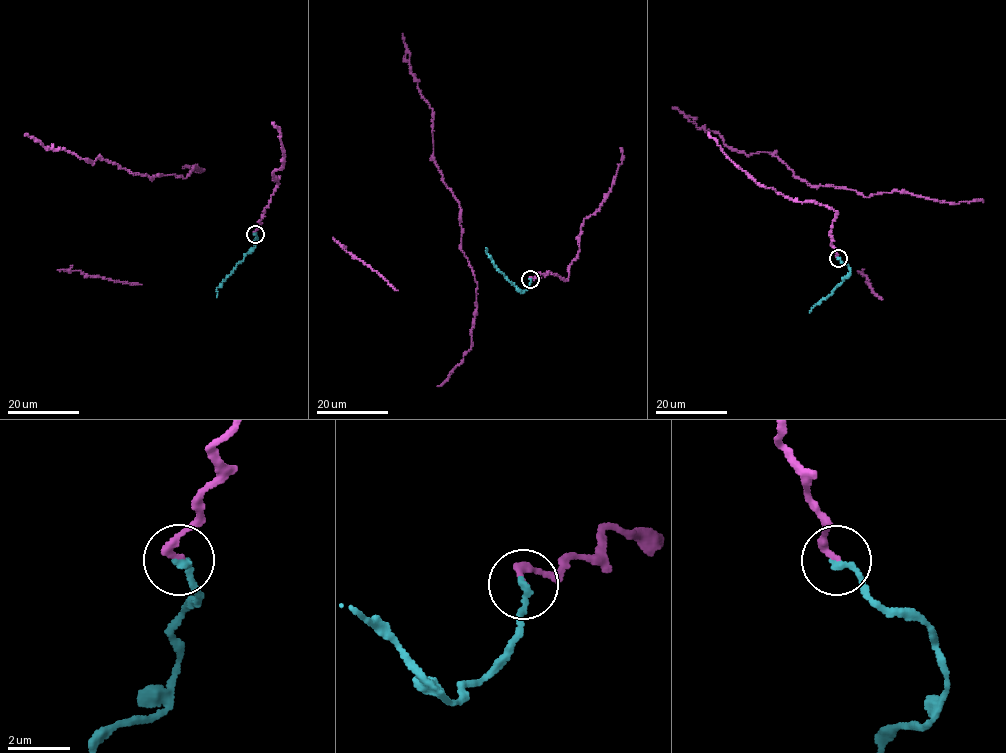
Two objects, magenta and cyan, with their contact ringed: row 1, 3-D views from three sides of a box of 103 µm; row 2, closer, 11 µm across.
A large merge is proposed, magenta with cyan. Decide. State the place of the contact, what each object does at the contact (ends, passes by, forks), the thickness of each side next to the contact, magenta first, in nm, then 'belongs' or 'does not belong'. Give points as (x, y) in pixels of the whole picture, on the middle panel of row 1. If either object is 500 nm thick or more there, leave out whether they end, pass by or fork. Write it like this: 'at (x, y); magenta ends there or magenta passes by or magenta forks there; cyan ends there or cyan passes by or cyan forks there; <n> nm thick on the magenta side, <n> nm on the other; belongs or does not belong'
at (530, 279); magenta ends there; cyan ends there; 240 nm thick on the magenta side, 220 nm on the other; belongs

